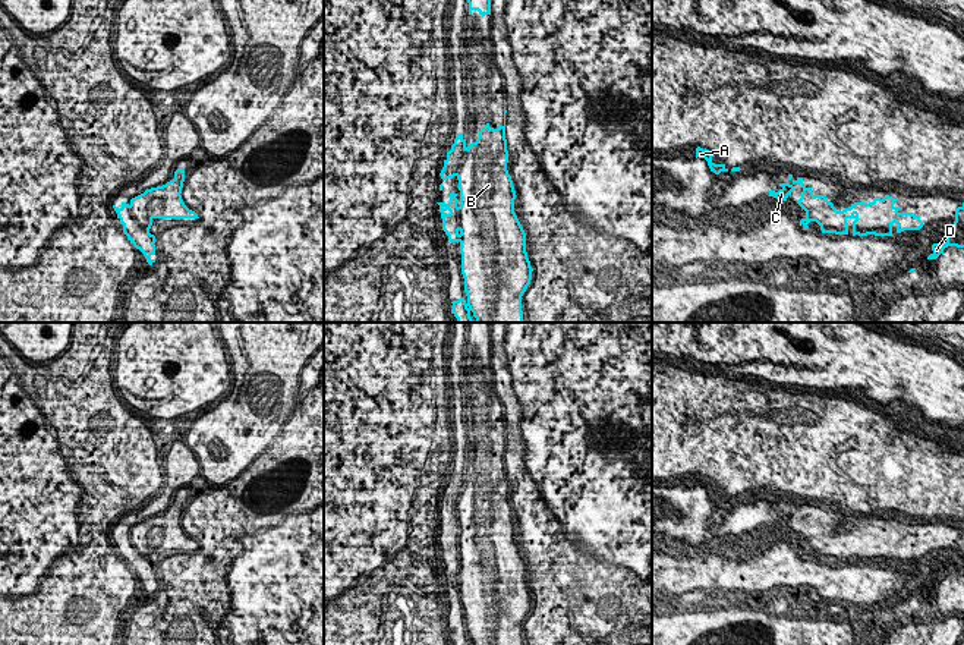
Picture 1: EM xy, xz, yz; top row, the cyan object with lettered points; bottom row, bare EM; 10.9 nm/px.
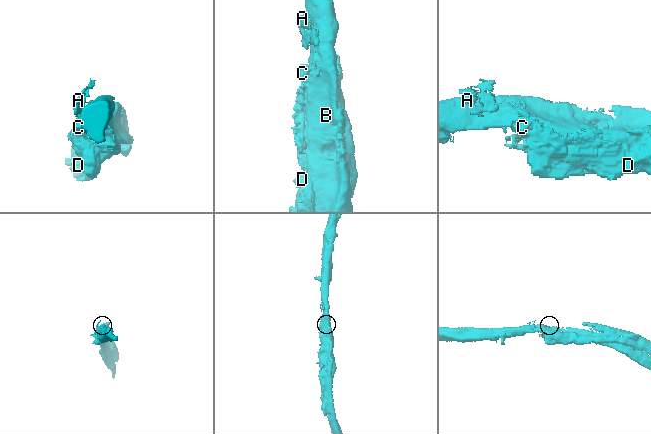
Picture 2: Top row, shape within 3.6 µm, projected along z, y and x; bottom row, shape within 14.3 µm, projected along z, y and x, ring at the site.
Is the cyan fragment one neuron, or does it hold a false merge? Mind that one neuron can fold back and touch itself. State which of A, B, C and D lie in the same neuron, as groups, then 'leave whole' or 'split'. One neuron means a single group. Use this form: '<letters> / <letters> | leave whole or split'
A B / C D | split

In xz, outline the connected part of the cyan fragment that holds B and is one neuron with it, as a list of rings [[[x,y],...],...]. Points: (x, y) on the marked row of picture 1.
[[[504,107],[504,125],[494,129],[486,123],[479,132],[475,142],[466,148],[466,160],[461,169],[456,172],[459,179],[459,199],[457,194],[450,194],[451,204],[460,204],[454,211],[442,202],[441,218],[448,224],[460,224],[460,254],[461,254],[461,274],[464,279],[464,292],[467,296],[467,306],[473,312],[476,322],[524,322],[522,311],[522,296],[526,292],[532,280],[530,261],[526,252],[526,233],[514,213],[516,191],[511,176],[507,170],[508,151],[505,139],[505,107]]]

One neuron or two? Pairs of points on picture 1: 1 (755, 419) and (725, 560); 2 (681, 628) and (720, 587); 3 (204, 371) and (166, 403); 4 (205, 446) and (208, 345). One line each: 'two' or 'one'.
1: two
2: one
3: two
4: two

